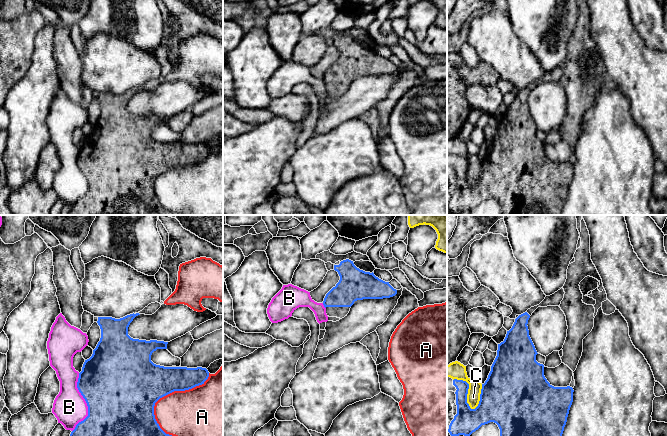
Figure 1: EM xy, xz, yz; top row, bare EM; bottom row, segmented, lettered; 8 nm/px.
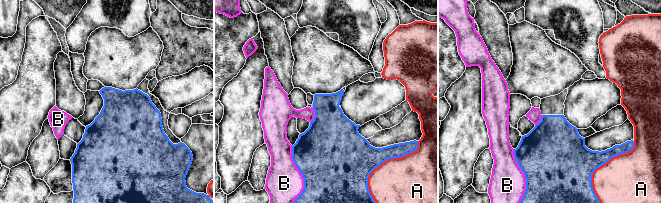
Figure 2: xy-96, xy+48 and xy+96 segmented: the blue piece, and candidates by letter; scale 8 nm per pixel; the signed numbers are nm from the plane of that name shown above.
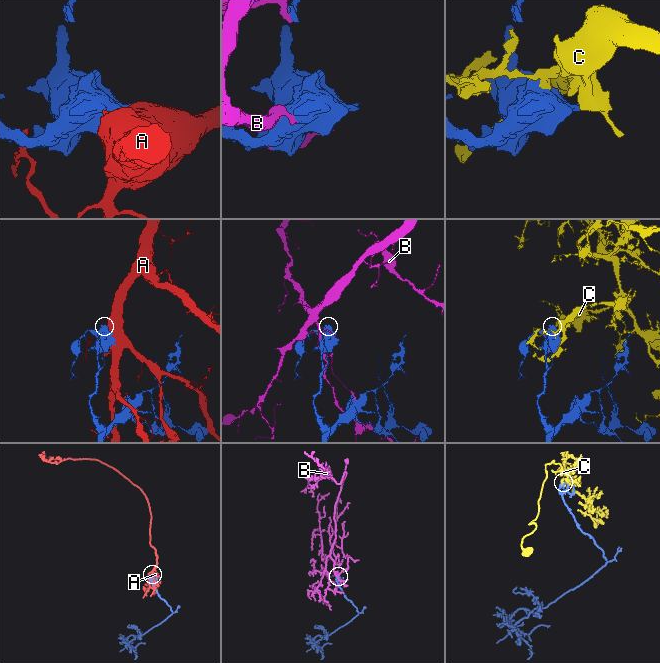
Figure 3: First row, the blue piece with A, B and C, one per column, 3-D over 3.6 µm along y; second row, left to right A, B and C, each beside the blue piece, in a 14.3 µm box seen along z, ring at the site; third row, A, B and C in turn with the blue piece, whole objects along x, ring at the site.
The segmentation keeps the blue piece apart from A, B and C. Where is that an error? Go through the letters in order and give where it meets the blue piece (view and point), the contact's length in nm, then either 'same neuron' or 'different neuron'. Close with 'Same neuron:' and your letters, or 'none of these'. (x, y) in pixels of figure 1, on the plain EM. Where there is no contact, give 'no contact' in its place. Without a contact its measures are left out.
A: contact xy (168, 169); length 600 nm; different neuron
B: contact xy (86, 178); length 480 nm; different neuron
C: contact yz (467, 166); length 300 nm; different neuron
Same neuron: none of these

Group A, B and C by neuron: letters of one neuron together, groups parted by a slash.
A / B / C

